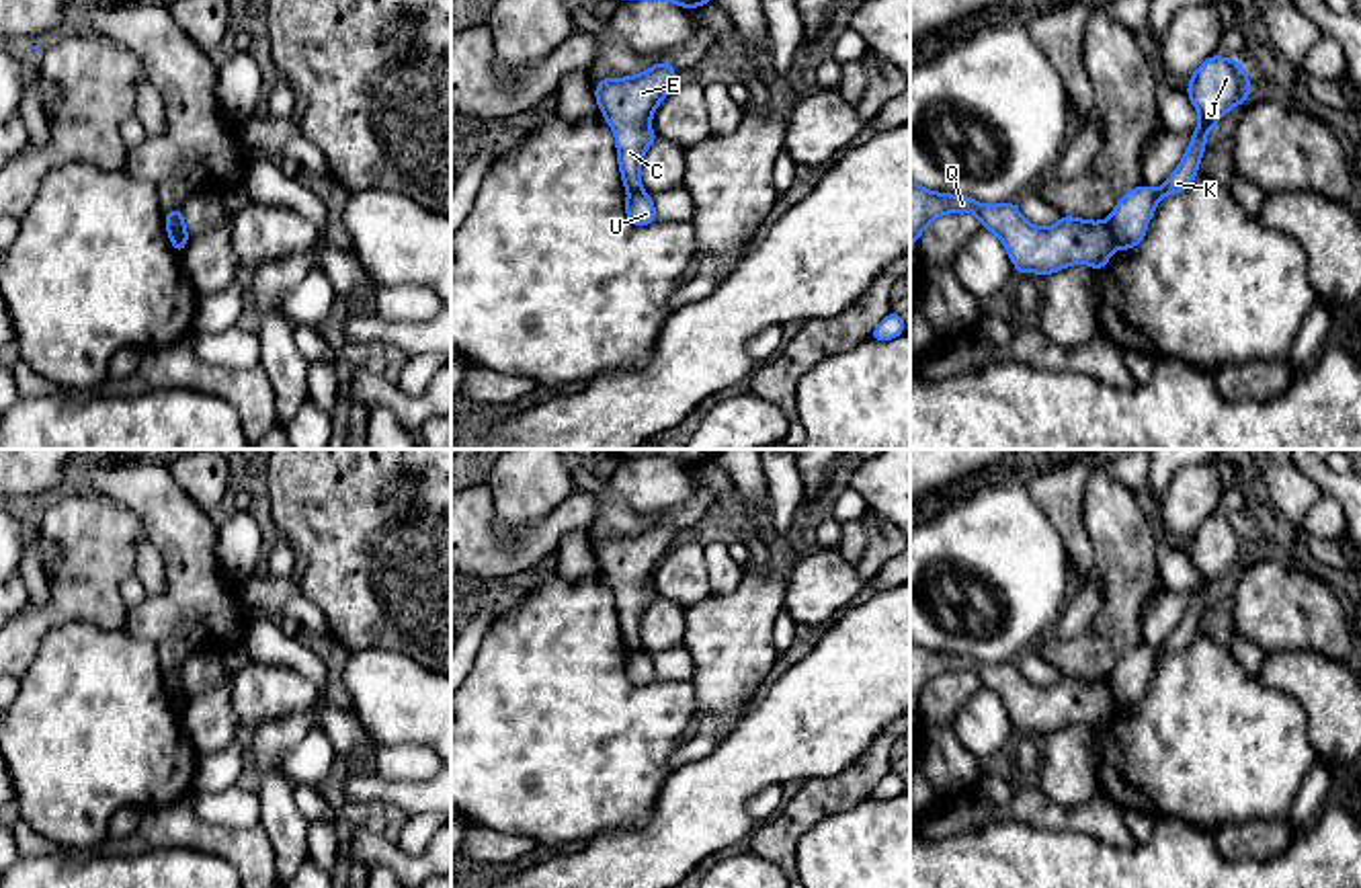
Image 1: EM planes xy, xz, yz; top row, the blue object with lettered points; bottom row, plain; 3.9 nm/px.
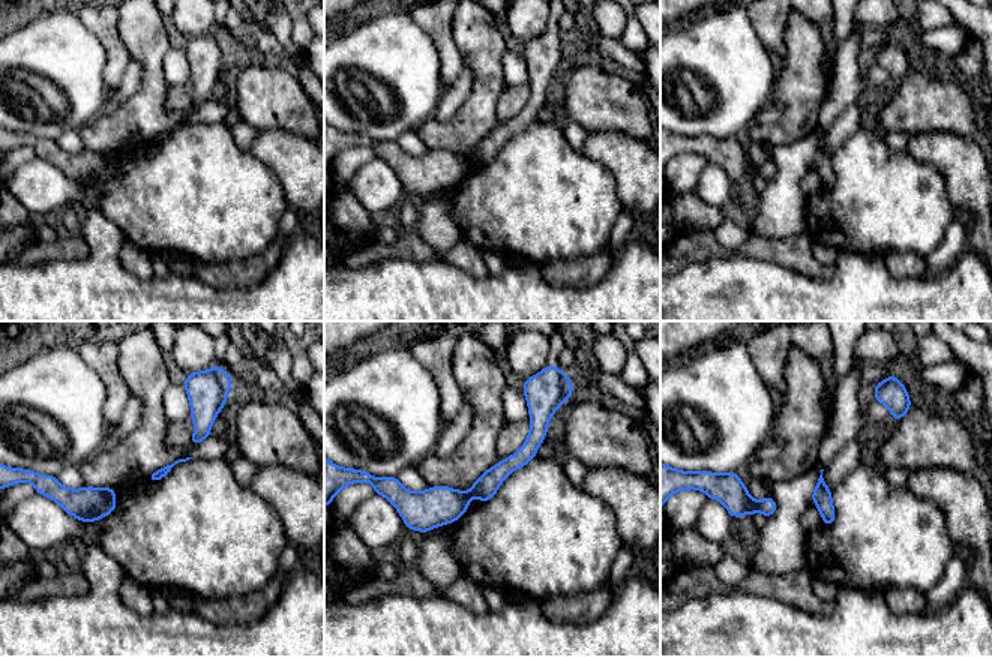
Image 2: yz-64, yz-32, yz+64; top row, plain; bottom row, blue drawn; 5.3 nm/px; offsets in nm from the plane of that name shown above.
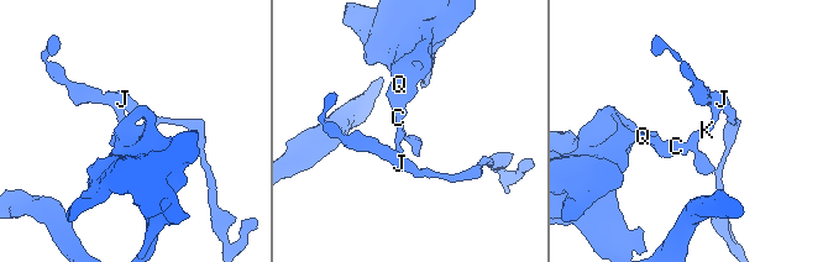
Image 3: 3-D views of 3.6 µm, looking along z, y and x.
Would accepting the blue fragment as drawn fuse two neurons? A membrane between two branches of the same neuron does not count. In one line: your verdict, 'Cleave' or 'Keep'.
Cleave

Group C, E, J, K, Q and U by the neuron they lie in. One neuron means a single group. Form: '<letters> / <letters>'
C E Q / J K U

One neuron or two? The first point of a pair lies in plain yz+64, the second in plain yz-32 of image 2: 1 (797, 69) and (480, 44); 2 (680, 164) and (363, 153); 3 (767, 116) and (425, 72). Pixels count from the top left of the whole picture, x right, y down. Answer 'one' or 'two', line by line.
1: one
2: one
3: two

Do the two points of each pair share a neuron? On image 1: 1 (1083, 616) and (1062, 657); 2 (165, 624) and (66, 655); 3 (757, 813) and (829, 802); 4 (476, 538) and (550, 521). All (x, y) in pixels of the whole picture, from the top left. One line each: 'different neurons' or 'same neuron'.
1: different neurons
2: different neurons
3: different neurons
4: same neuron

